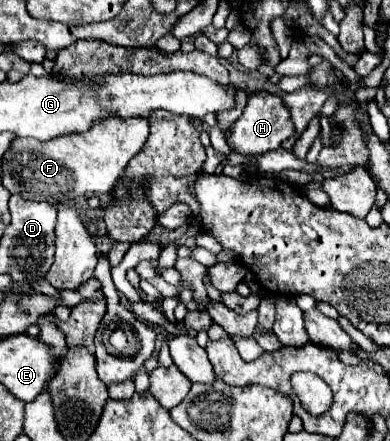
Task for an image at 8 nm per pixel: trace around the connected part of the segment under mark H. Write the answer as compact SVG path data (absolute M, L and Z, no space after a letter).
M257 89L257 91L253 91L253 95L249 95L249 101L247 101L247 107L243 109L243 115L233 123L227 143L237 153L261 155L261 153L267 153L271 149L279 149L281 143L293 135L295 135L295 125L291 121L291 111L285 105L285 101L277 93Z

